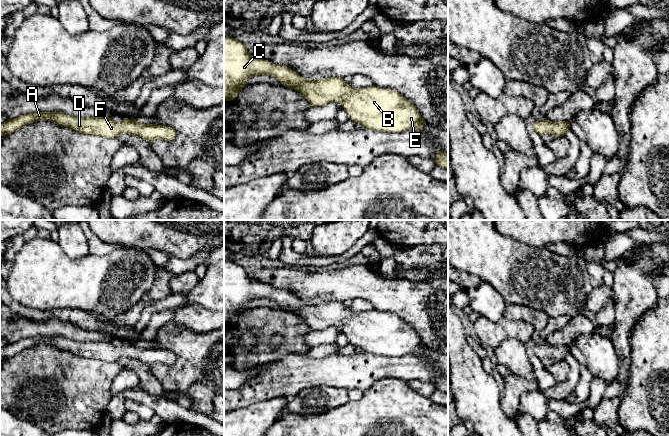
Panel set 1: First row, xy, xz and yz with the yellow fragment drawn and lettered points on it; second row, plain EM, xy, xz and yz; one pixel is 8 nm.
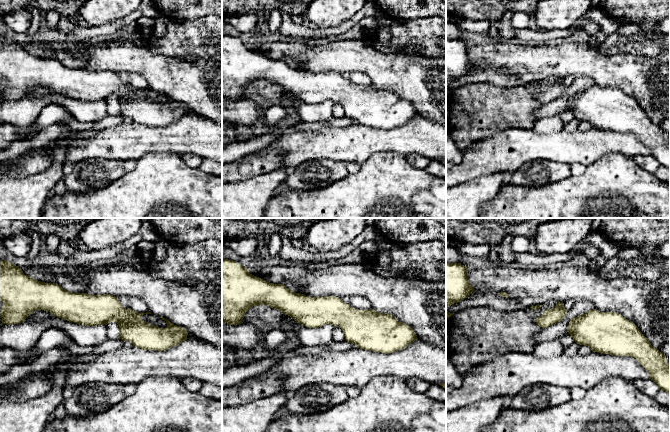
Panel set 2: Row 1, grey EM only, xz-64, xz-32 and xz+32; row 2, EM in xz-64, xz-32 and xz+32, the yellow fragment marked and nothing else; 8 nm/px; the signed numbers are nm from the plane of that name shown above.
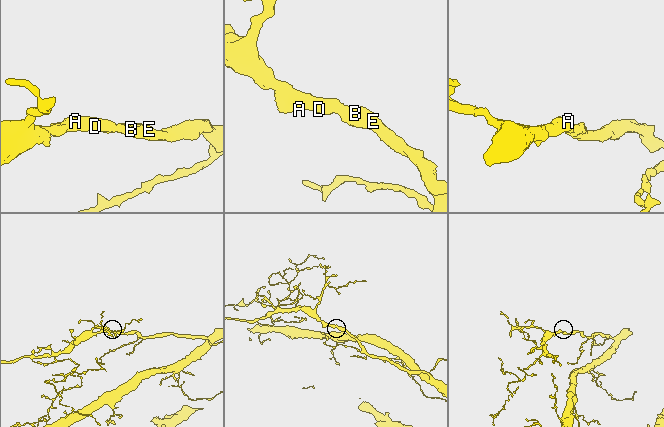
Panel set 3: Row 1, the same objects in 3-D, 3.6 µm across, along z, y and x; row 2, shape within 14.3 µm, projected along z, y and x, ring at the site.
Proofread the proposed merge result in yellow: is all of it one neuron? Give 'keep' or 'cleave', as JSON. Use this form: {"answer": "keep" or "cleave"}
{"answer": "keep"}

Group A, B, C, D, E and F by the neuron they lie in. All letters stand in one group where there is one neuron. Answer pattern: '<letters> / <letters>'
A B C D E F

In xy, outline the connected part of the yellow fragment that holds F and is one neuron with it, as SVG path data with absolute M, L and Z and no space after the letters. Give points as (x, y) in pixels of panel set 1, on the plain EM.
M35 336L8 343L0 348L0 359L9 359L38 344L52 345L82 358L104 362L115 362L122 357L139 360L149 366L156 363L172 365L176 361L176 355L166 349L145 348L128 342L119 347L112 341L75 341L62 336Z

